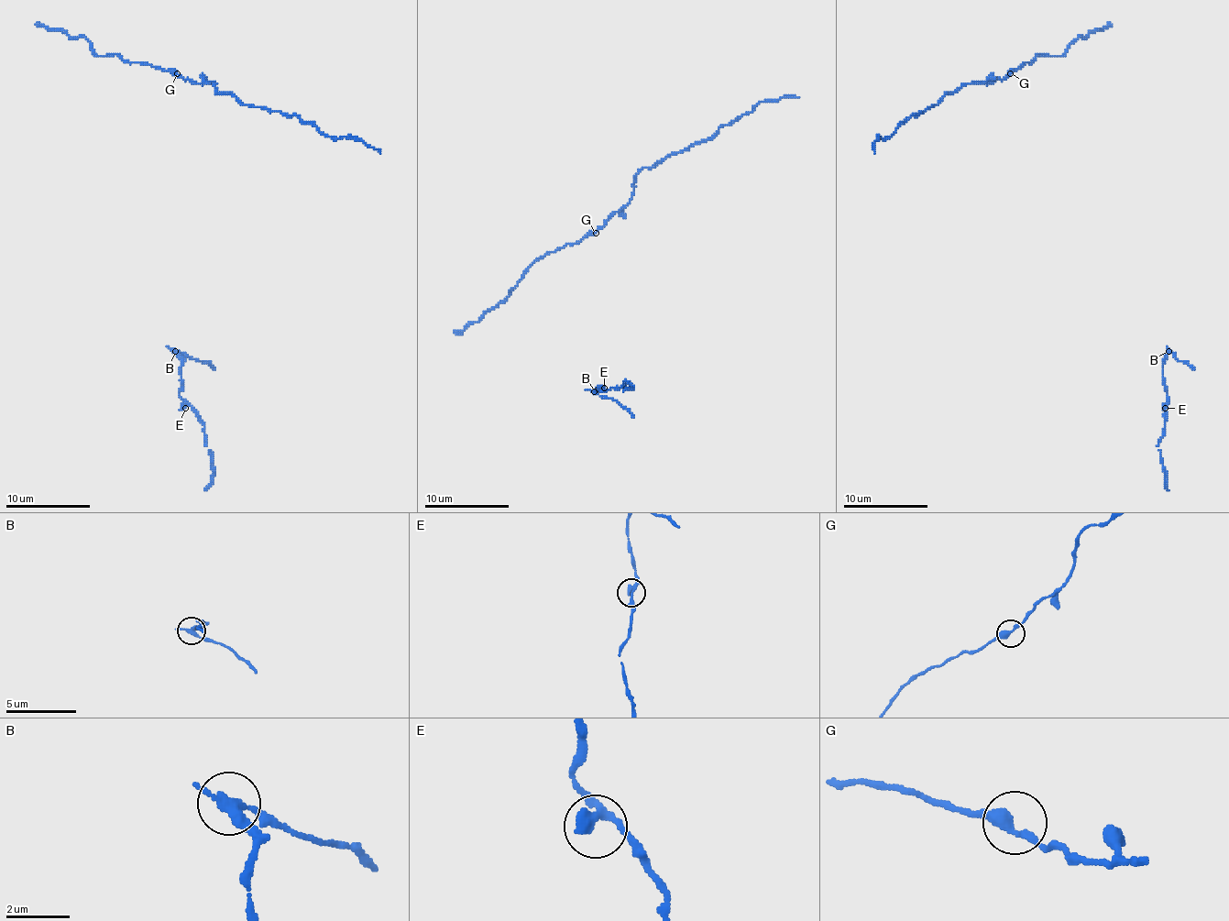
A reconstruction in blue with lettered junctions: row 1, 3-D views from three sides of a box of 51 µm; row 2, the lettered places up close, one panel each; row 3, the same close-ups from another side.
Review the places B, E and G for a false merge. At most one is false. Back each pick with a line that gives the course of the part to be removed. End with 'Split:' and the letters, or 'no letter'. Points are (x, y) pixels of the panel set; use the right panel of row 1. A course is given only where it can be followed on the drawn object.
B: (1168, 350), (1194, 369)
Split: B

